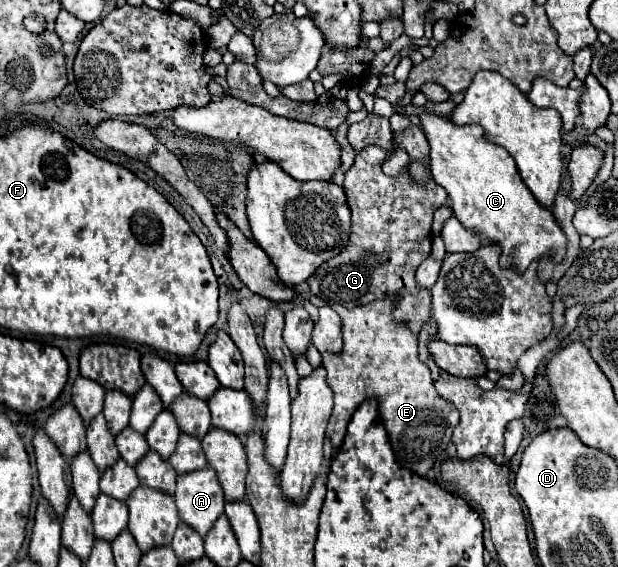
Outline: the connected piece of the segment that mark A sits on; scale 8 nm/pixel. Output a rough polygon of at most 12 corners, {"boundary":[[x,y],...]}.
{"boundary":[[212,467],[178,475],[180,519],[202,537],[224,513]]}

